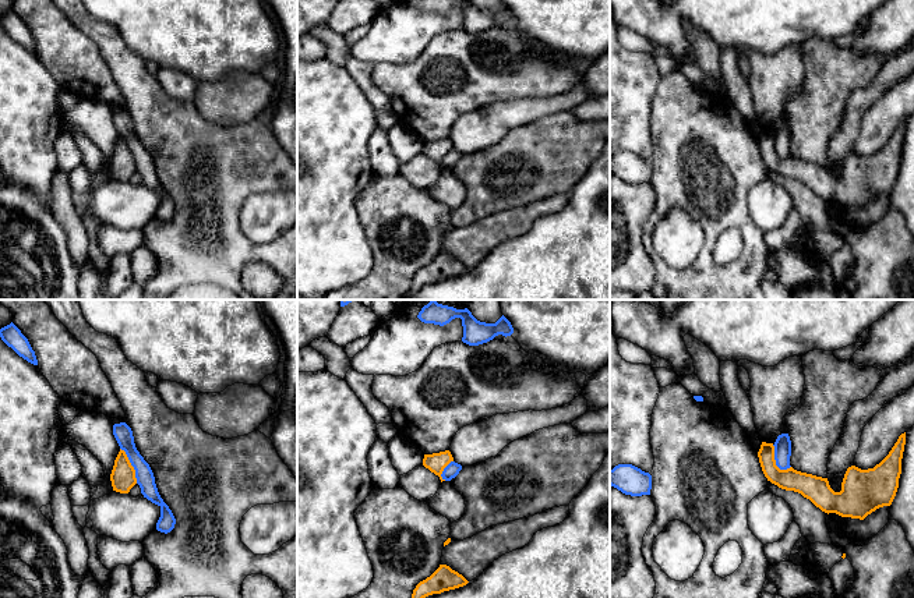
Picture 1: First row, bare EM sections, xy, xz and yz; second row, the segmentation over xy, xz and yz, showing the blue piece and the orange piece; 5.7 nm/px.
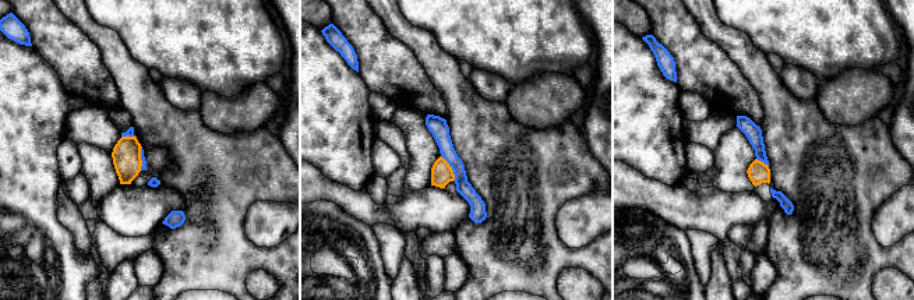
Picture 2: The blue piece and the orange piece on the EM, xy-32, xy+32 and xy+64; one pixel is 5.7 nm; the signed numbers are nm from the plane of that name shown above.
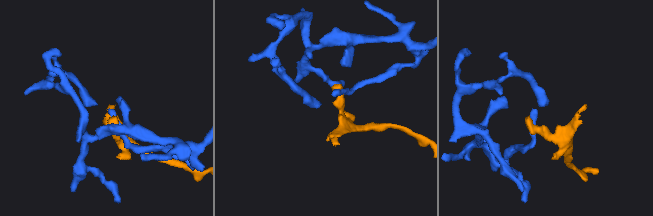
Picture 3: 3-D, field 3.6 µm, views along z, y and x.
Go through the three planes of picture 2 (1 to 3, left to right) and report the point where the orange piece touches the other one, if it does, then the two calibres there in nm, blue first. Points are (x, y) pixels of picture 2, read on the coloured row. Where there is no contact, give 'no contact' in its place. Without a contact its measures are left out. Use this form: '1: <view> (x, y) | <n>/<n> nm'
1: xy-32 (141, 158) | 30/160 nm
2: xy+32 (451, 166) | 110/130 nm
3: xy+64 (762, 161) | 90/120 nm

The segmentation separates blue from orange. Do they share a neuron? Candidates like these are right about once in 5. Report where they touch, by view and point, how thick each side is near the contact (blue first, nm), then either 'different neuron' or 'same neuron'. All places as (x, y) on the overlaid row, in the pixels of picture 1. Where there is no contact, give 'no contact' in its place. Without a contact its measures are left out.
contact xy (131, 464); calibres 110 and 140 nm; different neuron

